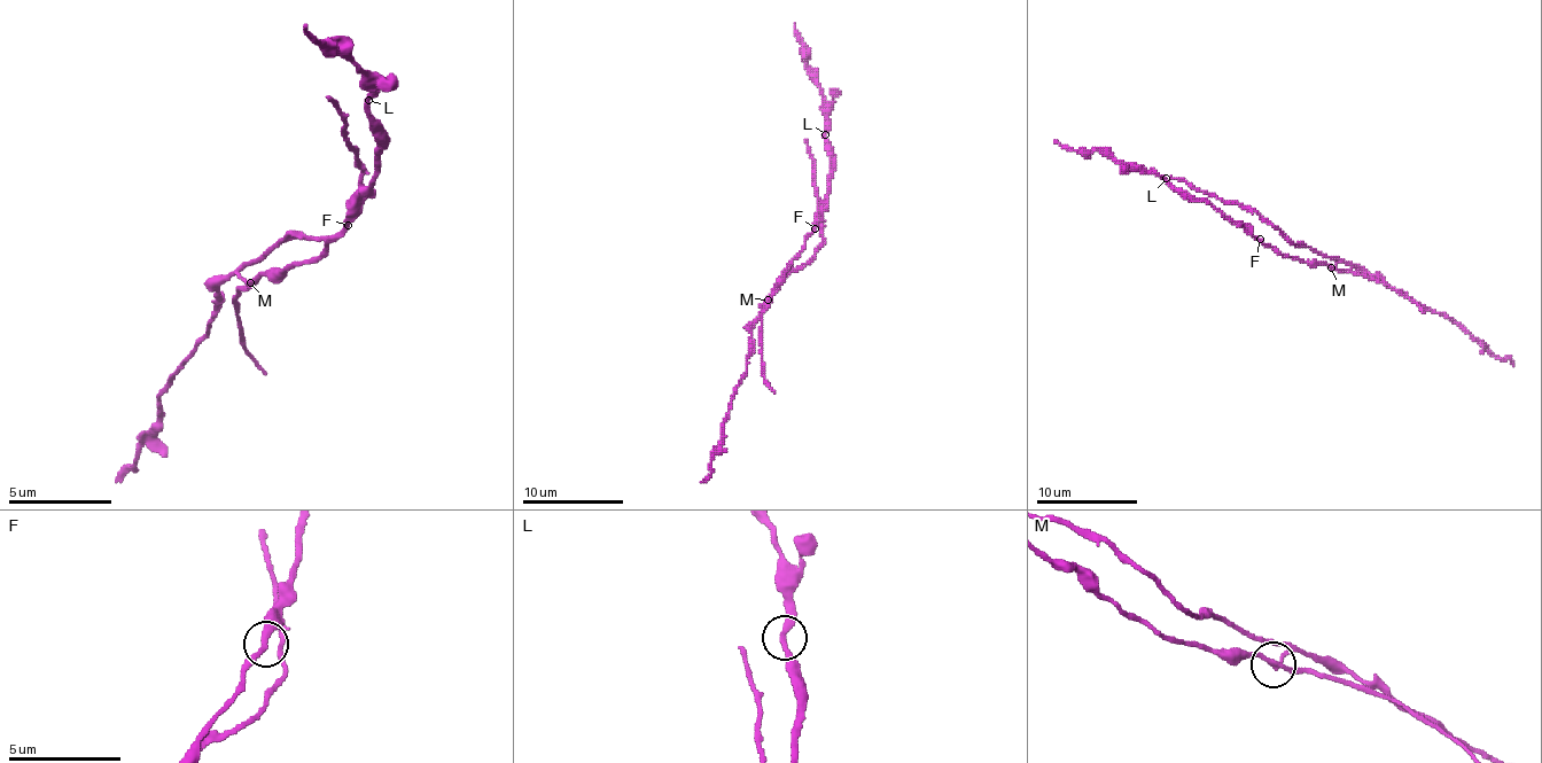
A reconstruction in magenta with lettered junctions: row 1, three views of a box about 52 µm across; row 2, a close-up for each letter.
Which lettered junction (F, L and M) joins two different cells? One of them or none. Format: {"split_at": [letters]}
{"split_at": ["M"]}

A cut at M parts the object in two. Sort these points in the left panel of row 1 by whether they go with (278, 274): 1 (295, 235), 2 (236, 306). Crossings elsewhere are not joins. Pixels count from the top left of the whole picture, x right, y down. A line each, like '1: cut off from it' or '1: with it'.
1: cut off from it
2: with it

